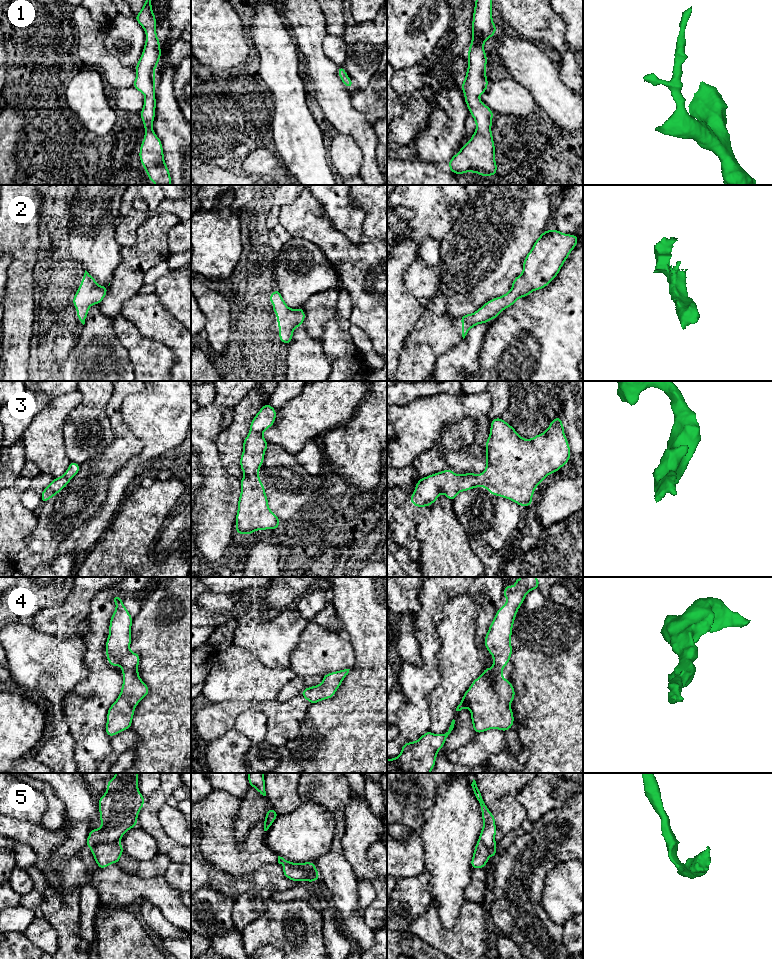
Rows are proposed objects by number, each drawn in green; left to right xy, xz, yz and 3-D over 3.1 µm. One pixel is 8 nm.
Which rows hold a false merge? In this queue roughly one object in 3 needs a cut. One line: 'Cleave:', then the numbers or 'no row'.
Cleave: 5

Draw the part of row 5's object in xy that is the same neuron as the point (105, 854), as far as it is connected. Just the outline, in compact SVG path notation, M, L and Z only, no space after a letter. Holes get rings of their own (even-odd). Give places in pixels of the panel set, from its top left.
M120 841L99 843L92 849L92 855L99 868L104 869L113 863L119 863L124 852Z

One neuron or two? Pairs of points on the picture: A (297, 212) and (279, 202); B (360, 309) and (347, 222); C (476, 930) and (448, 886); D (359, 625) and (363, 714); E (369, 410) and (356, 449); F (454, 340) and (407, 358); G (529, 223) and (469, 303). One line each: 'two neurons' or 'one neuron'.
A: two neurons
B: two neurons
C: two neurons
D: one neuron
E: one neuron
F: one neuron
G: one neuron

